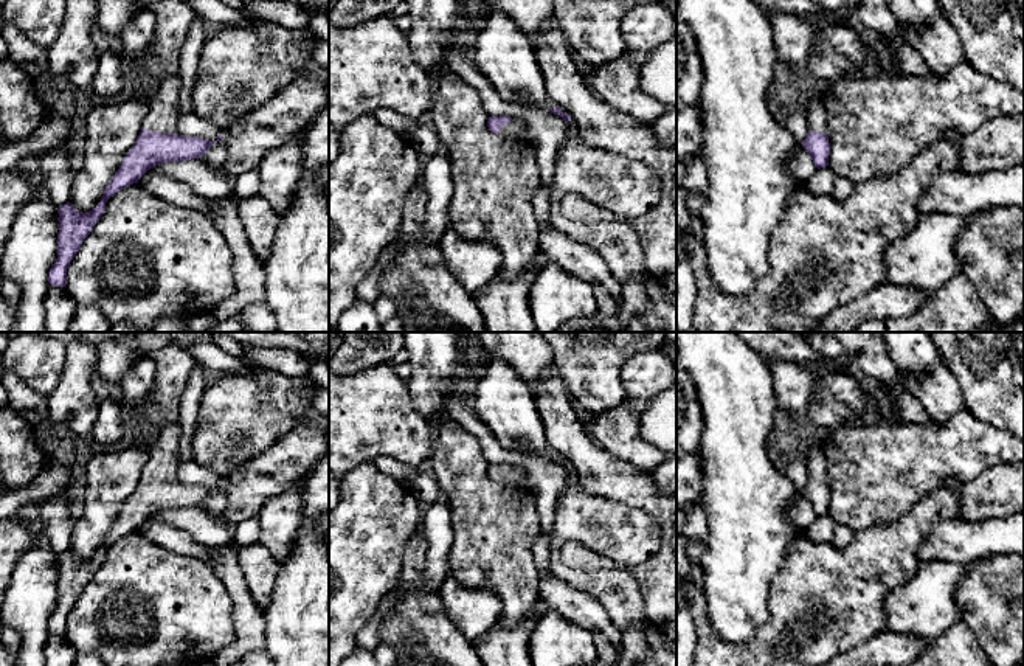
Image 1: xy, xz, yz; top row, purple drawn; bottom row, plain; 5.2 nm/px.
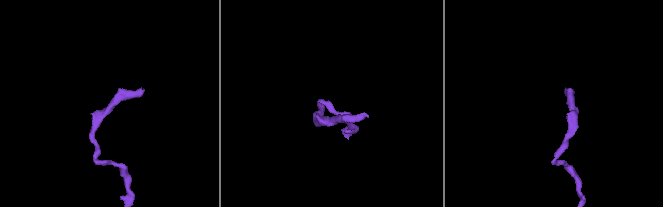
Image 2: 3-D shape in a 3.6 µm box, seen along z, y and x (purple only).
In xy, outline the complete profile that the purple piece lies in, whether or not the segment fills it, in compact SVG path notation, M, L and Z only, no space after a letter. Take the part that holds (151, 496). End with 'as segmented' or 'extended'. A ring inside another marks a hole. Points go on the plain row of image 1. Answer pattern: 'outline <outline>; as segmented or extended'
outline M178 421L161 427L158 442L149 452L141 480L107 532L101 550L88 560L79 560L70 550L59 553L57 607L48 619L48 630L67 633L67 616L84 587L106 557L106 550L138 528L155 512L200 506L216 491L200 484L178 483L178 450L182 425Z; extended

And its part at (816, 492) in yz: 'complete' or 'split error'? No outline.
split error

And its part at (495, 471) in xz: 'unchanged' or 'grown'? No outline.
grown

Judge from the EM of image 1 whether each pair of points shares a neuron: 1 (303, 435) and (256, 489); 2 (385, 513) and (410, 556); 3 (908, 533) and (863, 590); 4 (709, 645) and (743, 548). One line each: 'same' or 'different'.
1: same
2: different
3: same
4: different

